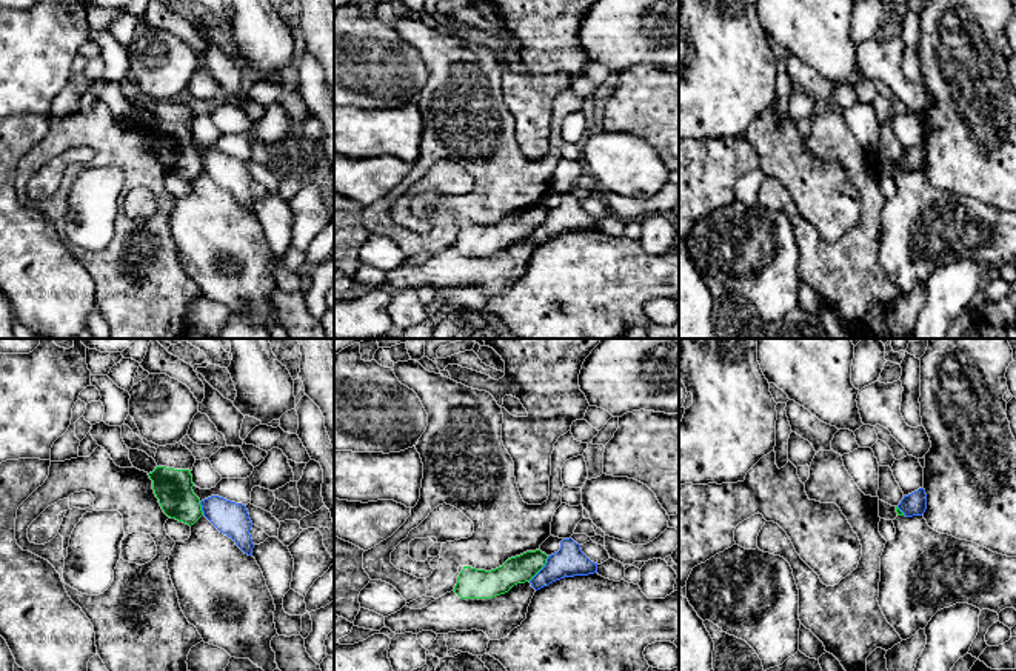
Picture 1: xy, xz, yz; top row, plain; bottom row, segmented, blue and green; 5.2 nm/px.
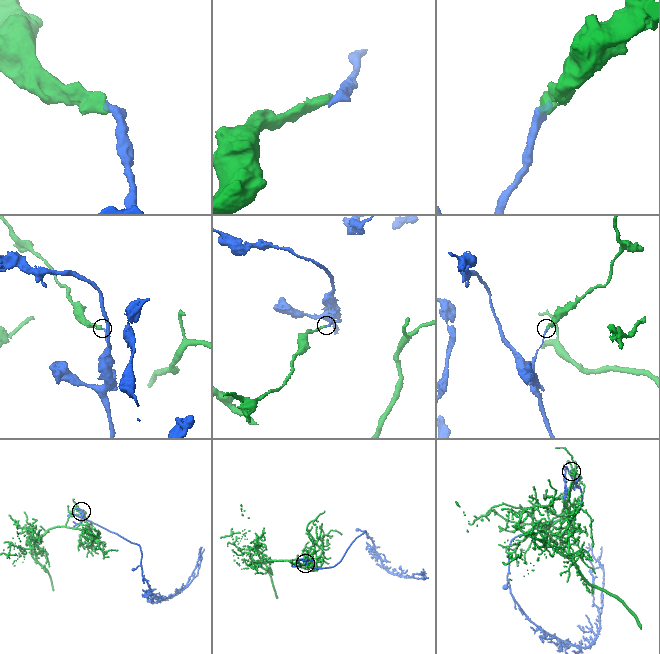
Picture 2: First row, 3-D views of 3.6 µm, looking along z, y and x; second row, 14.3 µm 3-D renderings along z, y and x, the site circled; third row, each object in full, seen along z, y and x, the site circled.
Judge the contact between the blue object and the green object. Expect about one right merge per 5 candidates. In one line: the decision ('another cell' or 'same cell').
another cell

